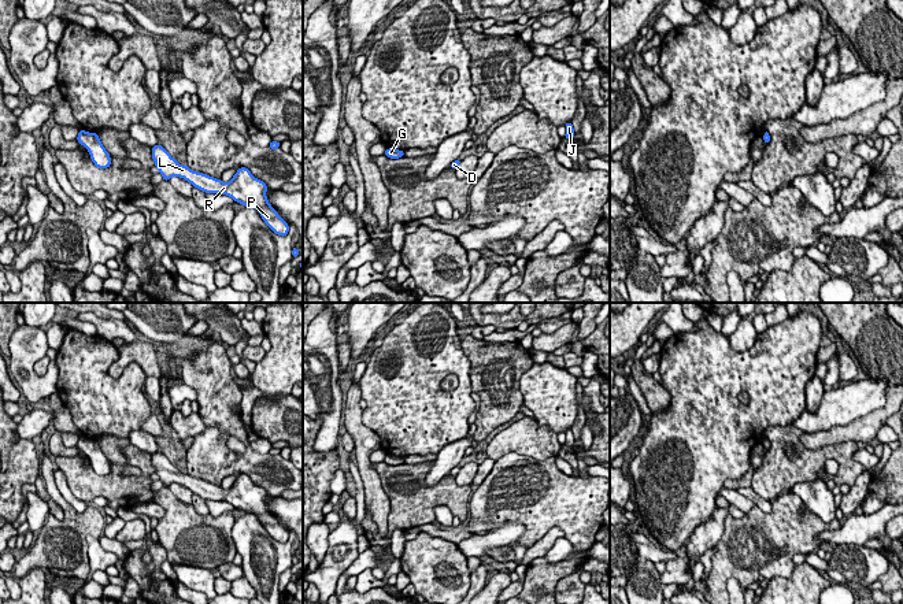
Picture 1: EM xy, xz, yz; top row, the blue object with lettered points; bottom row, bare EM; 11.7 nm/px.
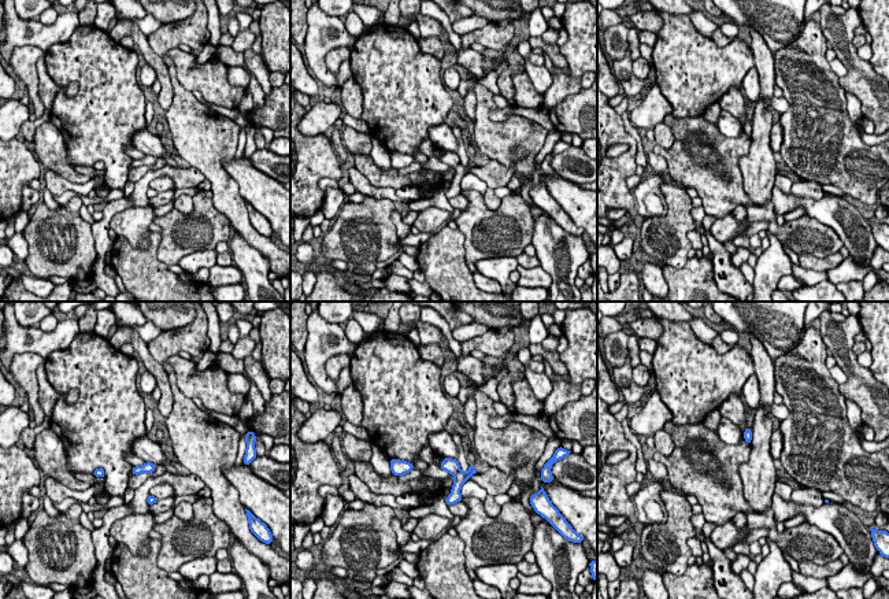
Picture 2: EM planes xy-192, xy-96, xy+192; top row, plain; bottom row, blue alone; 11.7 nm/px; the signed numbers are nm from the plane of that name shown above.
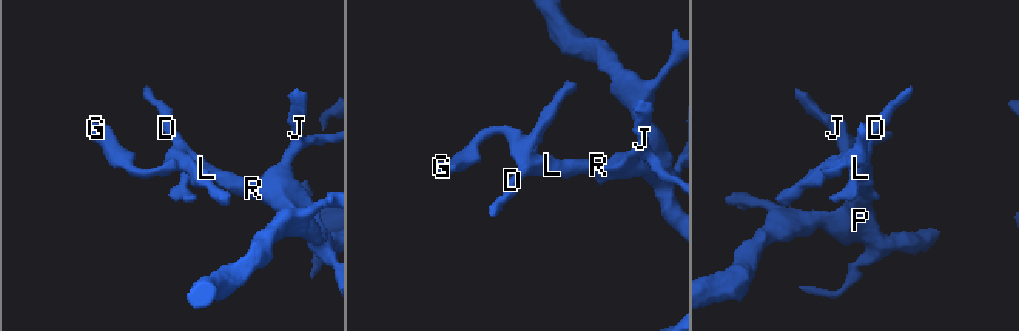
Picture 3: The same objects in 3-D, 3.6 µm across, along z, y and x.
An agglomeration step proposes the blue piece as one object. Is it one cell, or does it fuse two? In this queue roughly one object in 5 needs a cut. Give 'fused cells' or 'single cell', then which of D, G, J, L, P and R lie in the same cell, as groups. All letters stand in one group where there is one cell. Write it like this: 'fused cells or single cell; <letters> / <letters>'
single cell; D G J L P R

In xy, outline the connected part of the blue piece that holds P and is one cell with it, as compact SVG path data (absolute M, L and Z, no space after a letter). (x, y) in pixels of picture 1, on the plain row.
M160 451L152 453L152 466L163 482L163 488L169 488L171 483L181 483L204 500L227 501L245 514L256 515L264 530L275 541L281 544L288 541L289 531L277 520L266 504L267 492L256 486L248 475L238 475L232 488L225 490L203 479L192 478L188 473L181 473Z

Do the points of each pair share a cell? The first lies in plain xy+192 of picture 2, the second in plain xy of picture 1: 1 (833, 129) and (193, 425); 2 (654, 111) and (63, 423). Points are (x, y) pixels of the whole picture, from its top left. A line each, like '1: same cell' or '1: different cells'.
1: different cells
2: different cells

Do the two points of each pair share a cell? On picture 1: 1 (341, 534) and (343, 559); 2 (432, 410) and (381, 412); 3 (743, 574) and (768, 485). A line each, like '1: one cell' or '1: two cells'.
1: one cell
2: one cell
3: two cells

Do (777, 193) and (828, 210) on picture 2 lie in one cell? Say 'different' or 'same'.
same

